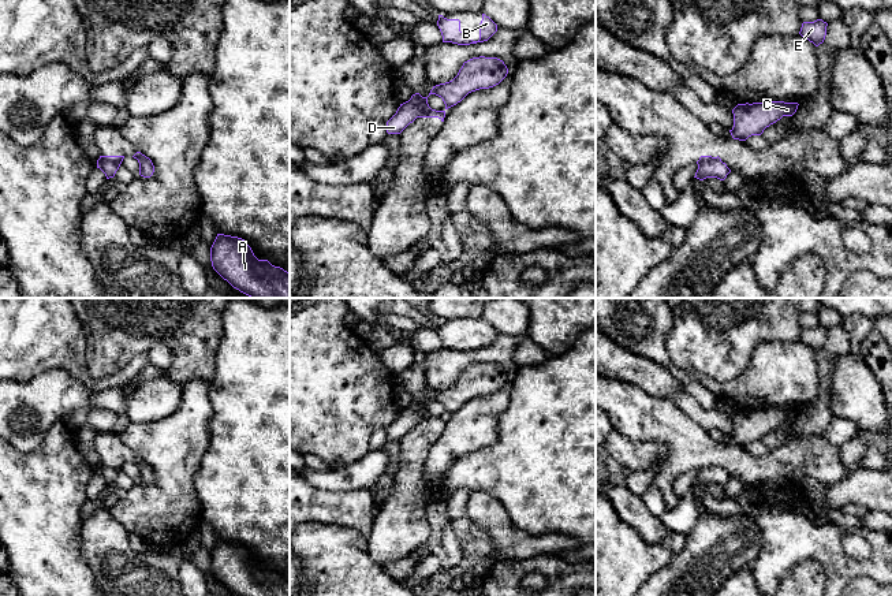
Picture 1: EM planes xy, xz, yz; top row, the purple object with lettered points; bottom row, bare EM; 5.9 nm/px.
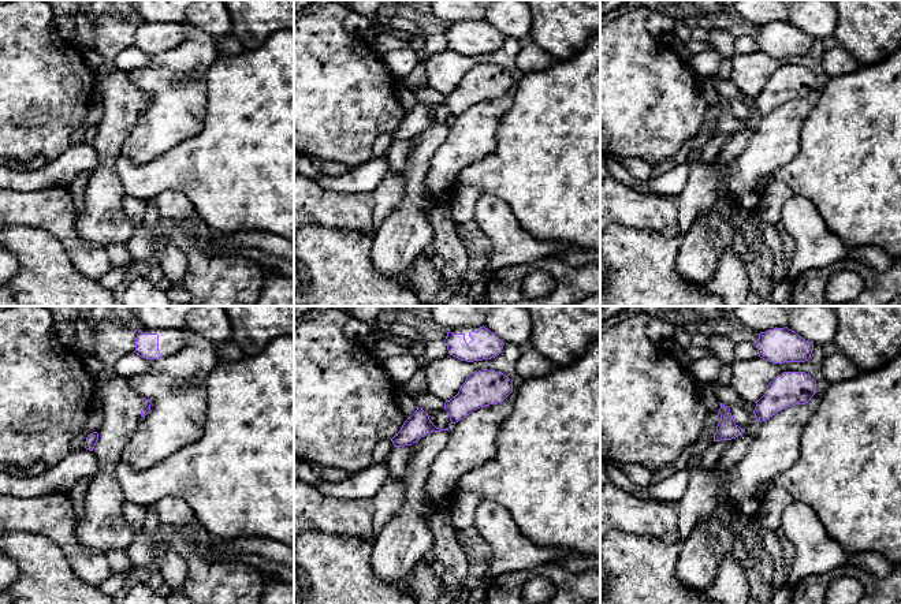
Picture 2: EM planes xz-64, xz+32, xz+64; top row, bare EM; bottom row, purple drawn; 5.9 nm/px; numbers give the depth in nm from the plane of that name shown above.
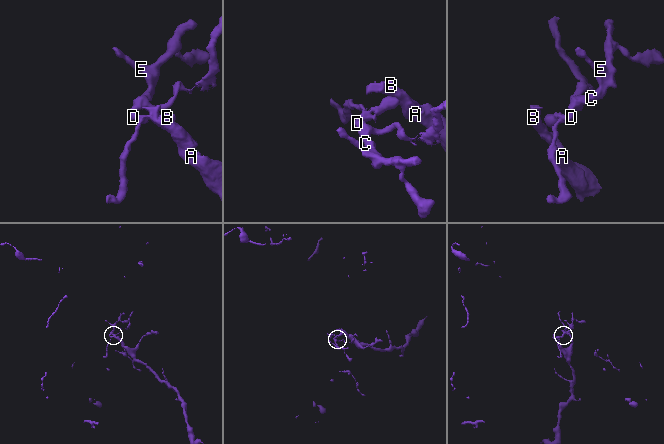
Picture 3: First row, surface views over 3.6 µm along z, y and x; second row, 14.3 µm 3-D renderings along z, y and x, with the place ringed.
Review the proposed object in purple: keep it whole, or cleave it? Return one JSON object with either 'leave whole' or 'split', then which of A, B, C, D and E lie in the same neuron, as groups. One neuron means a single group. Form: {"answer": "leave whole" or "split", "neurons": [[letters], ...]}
{"answer": "split", "neurons": [["A", "B"], ["C", "D", "E"]]}

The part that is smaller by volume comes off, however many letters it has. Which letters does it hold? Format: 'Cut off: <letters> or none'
Cut off: C, D, E

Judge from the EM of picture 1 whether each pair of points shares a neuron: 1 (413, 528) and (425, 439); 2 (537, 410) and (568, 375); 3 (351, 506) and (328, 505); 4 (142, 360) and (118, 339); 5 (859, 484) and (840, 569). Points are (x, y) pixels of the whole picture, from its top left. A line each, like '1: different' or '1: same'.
1: same
2: same
3: same
4: different
5: different

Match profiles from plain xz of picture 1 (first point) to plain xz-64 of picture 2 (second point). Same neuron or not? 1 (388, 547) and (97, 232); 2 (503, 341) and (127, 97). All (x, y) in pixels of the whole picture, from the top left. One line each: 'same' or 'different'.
1: same
2: different

